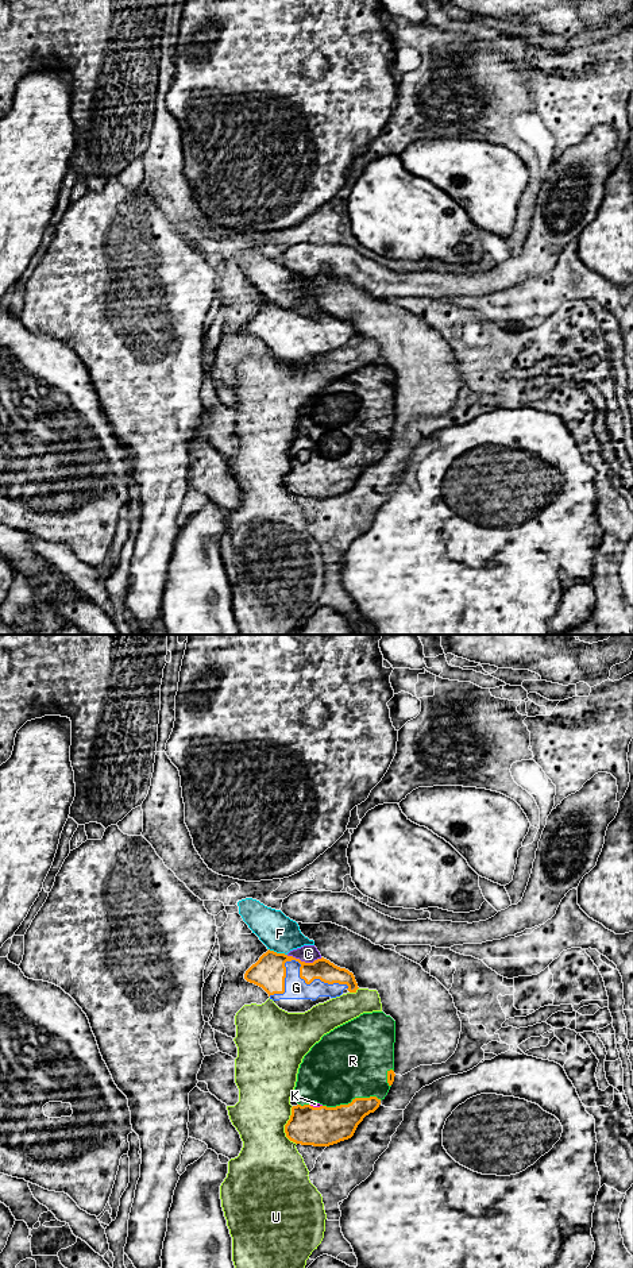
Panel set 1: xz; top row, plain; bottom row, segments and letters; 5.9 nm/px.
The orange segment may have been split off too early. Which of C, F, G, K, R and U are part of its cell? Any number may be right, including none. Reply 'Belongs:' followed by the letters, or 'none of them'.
Belongs: G, K, R

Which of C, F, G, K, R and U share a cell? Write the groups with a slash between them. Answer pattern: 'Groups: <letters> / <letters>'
Groups: C F / G K R / U

